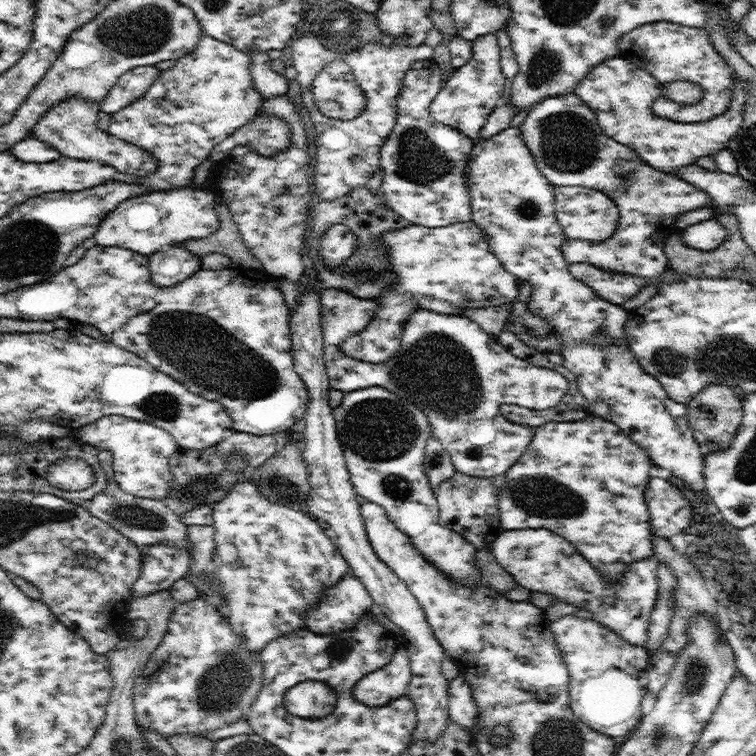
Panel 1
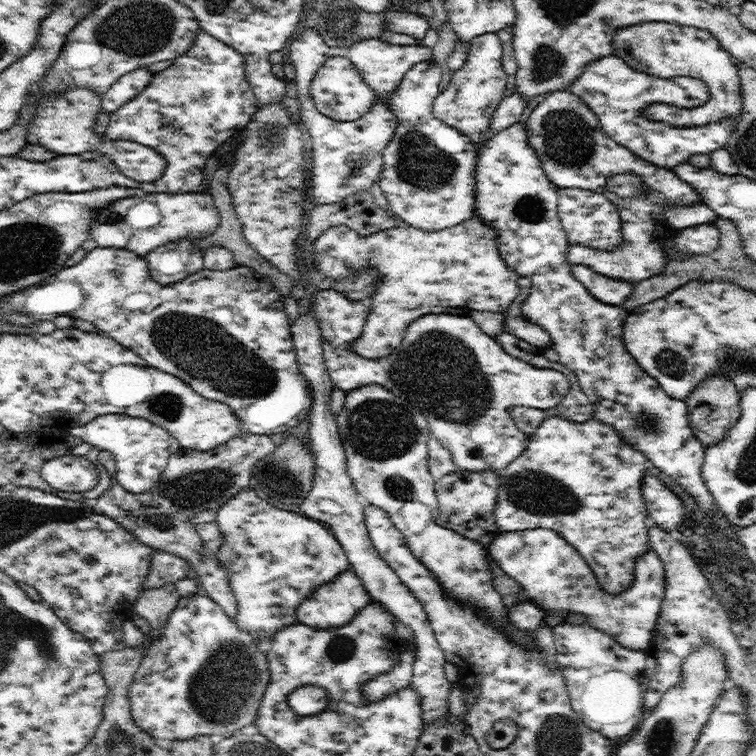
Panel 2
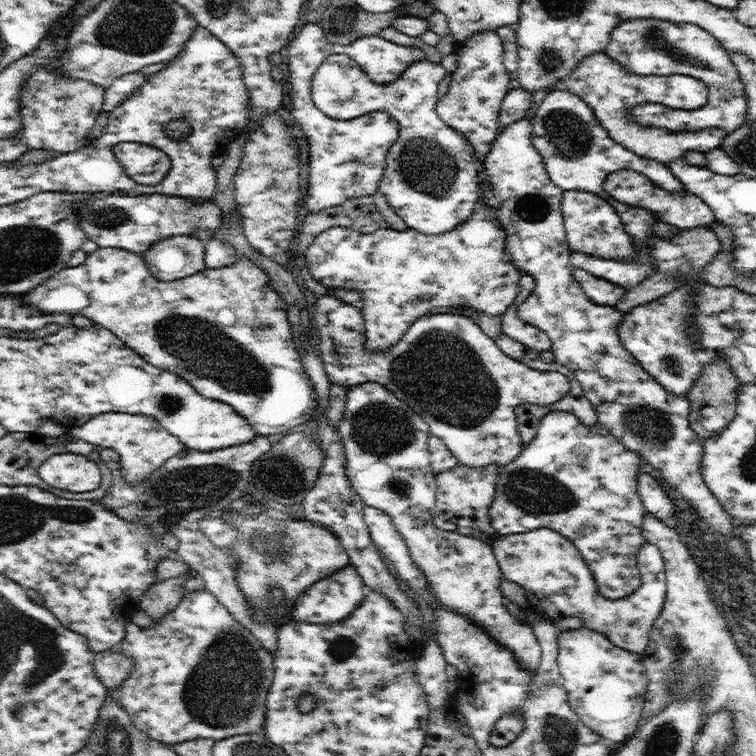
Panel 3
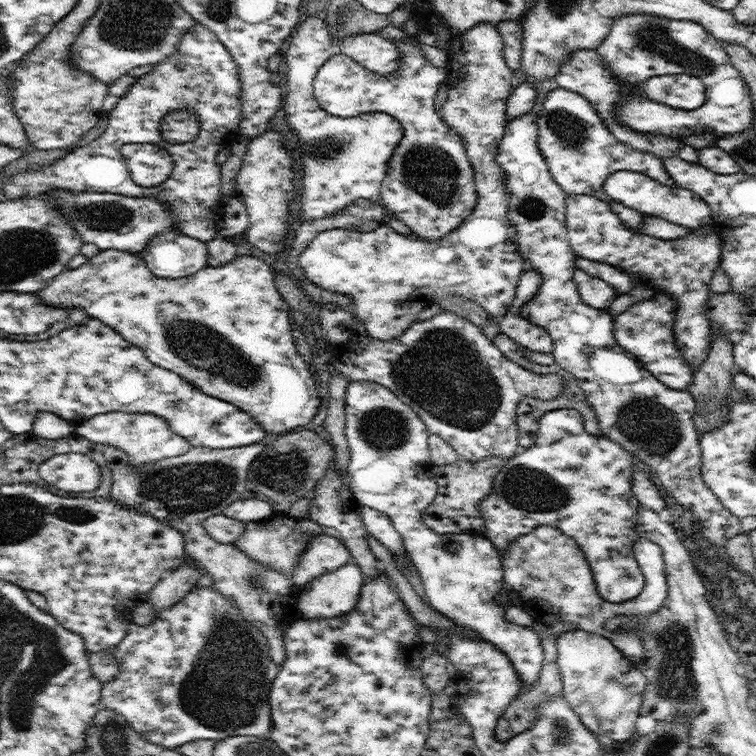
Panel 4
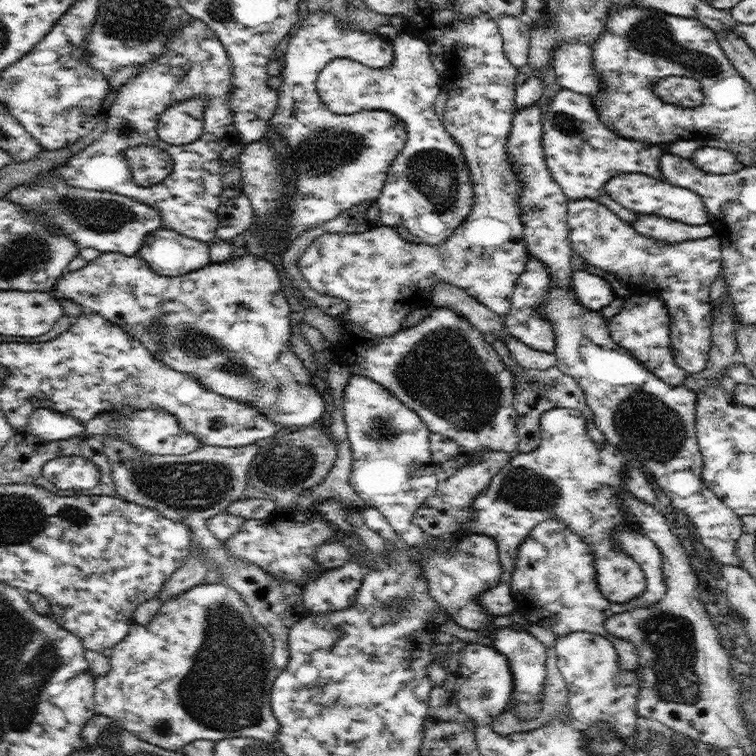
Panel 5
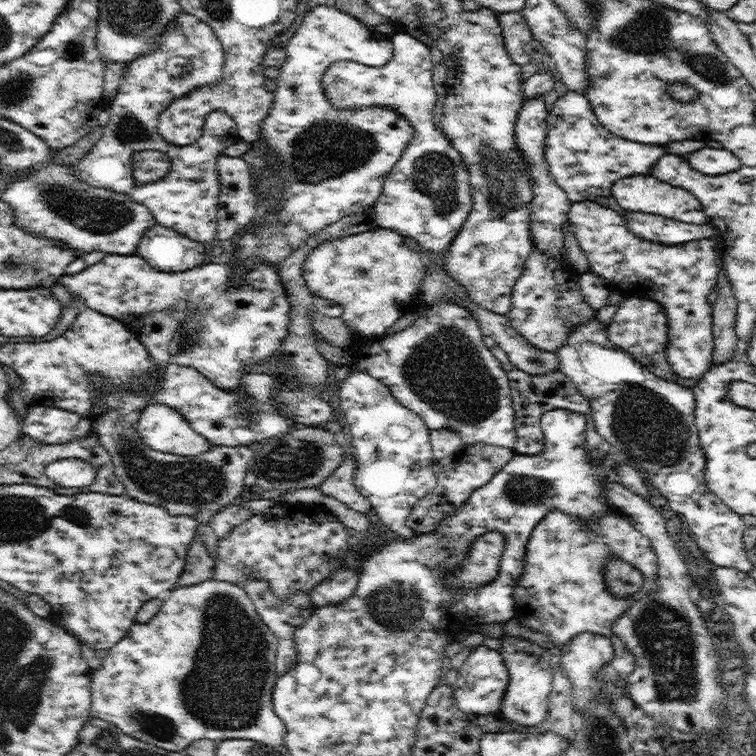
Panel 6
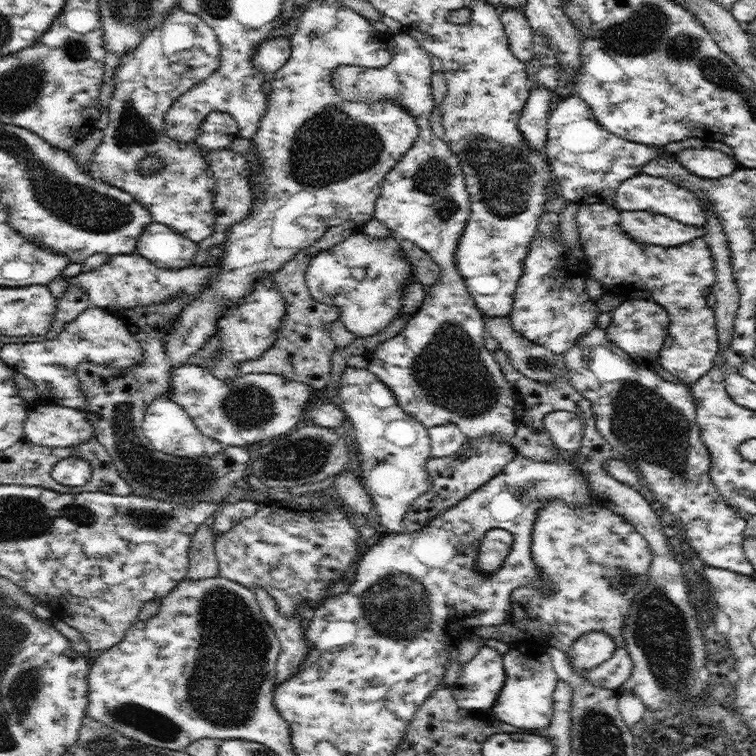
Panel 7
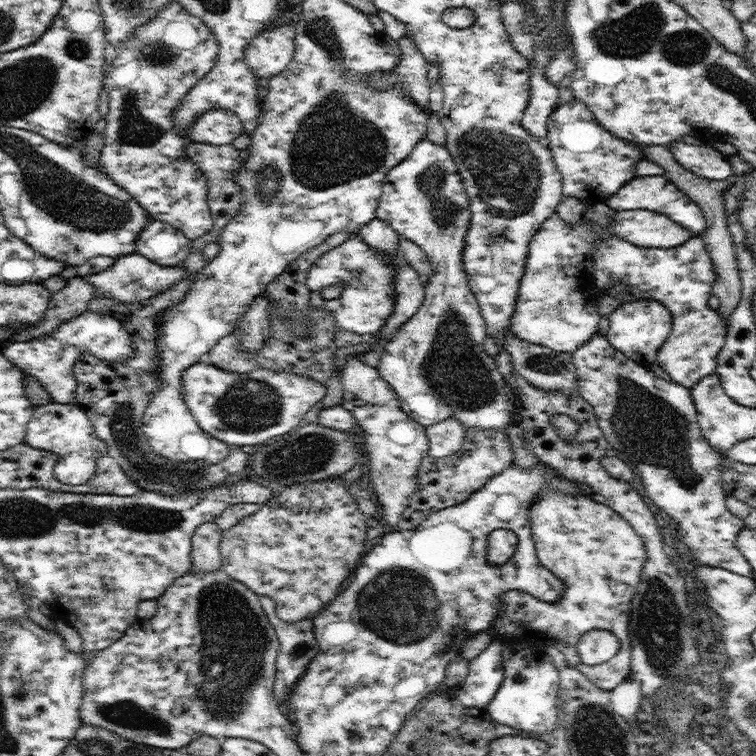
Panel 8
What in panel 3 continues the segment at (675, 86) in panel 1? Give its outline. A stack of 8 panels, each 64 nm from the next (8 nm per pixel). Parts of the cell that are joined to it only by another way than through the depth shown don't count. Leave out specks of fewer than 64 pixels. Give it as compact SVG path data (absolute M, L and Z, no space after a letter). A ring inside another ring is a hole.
M603 52L584 56L578 62L574 74L568 74L561 86L570 93L582 97L592 108L594 115L604 130L624 148L630 149L638 156L659 160L665 165L673 160L682 159L685 152L695 150L708 152L721 146L722 139L728 132L712 127L694 132L674 132L654 127L642 127L634 121L630 109L644 103L660 103L675 110L693 111L704 106L708 100L708 87L704 81L688 74L670 74L670 76L640 76L628 73L622 65L610 59Z

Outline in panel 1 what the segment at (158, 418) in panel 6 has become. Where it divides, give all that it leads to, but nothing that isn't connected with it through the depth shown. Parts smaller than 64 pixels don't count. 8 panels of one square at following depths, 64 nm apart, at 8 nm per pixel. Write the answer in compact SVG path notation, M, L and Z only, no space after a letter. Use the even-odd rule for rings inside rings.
M110 415L74 431L75 436L84 442L100 450L106 449L111 452L115 479L124 492L158 500L167 495L173 487L173 474L169 469L169 458L180 446L166 429L146 421Z

